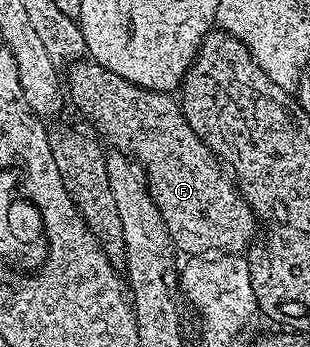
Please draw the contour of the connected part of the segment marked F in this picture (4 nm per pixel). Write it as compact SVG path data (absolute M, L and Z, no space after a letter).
M80 59L74 62L70 69L71 74L68 77L66 74L65 77L70 104L72 101L83 112L80 114L94 125L100 138L108 142L111 140L118 152L131 157L143 168L153 203L157 203L157 211L161 211L161 219L169 231L171 244L180 254L181 252L185 253L184 255L242 254L256 240L257 222L254 211L239 194L239 187L223 162L202 141L197 131L189 127L182 104L176 98L174 101L171 93L158 93L152 89L137 87L129 83L129 79L113 75L113 71L101 67L90 59Z

